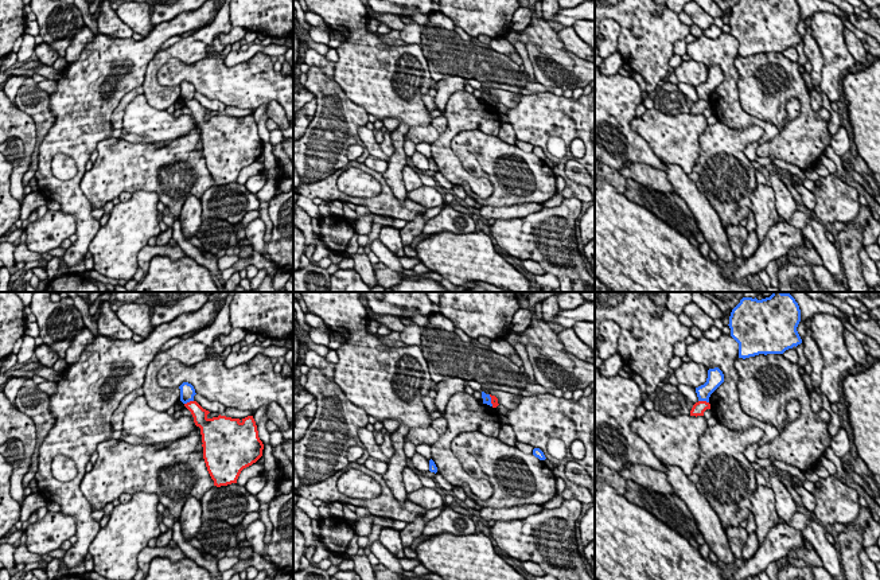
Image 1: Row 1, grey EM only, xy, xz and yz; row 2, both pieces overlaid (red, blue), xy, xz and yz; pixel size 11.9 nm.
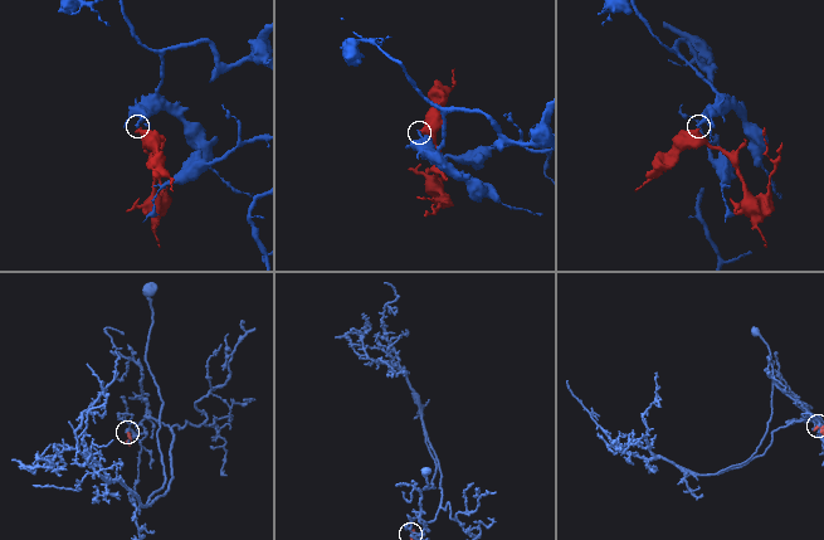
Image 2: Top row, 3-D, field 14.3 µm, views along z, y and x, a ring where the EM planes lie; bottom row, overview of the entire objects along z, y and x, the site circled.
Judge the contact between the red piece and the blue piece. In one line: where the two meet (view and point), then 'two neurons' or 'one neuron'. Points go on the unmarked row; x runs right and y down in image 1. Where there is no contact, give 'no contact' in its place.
yz (704, 100) | two neurons

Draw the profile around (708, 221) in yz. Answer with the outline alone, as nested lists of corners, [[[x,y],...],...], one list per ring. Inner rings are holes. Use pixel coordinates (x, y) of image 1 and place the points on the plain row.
[[[663,163],[666,167],[667,180],[673,186],[675,194],[688,205],[693,213],[697,226],[702,233],[709,248],[720,260],[727,264],[735,264],[733,254],[725,229],[716,210],[709,201],[702,195],[696,184],[688,178],[682,168],[677,164]]]

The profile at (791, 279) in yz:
[[[805,237],[805,244],[793,246],[786,256],[802,257],[809,264],[797,266],[787,262],[784,266],[778,268],[779,292],[823,292],[815,281],[811,269],[813,265],[822,265],[822,258],[810,240]]]

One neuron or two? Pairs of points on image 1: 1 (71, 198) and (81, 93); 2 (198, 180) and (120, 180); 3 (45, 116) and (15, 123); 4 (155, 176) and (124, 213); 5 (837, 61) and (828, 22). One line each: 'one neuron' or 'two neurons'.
1: one neuron
2: one neuron
3: two neurons
4: two neurons
5: one neuron

